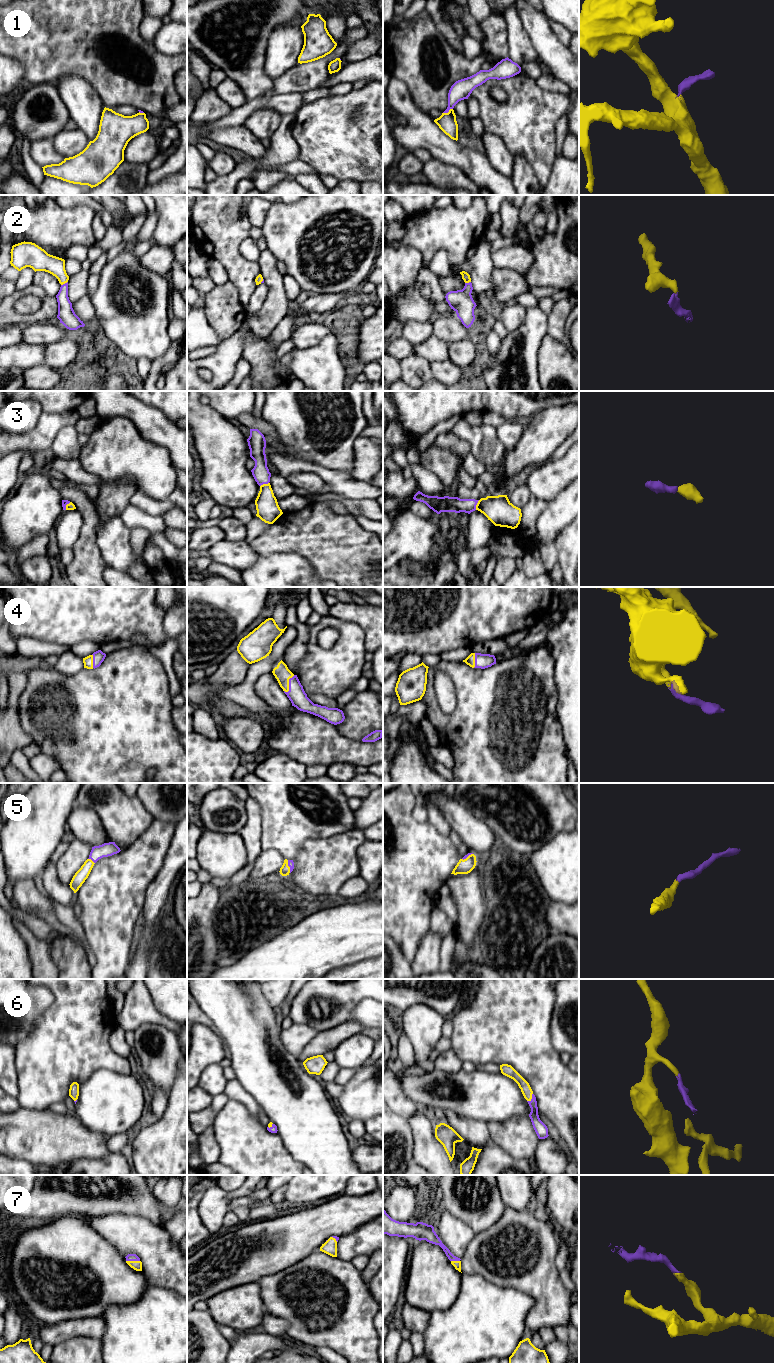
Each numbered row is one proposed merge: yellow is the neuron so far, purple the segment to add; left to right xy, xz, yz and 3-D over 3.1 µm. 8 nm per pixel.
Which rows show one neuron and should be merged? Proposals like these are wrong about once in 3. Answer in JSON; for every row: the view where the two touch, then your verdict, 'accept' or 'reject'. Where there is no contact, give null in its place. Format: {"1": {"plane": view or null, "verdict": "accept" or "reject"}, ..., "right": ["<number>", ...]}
{"1": {"plane": "yz", "verdict": "accept"}, "2": {"plane": "xy", "verdict": "accept"}, "3": {"plane": "yz", "verdict": "accept"}, "4": {"plane": "xz", "verdict": "accept"}, "5": {"plane": "xy", "verdict": "accept"}, "6": {"plane": "yz", "verdict": "accept"}, "7": {"plane": "xy", "verdict": "accept"}, "right": ["1", "2", "3", "4", "5", "6", "7"]}

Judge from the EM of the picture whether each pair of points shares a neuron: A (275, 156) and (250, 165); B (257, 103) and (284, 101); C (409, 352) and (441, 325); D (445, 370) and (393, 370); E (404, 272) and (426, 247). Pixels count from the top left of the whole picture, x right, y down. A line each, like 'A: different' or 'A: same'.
A: different
B: same
C: same
D: same
E: different

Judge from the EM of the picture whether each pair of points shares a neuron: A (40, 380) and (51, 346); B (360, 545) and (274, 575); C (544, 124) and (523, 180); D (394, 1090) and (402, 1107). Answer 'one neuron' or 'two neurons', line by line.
A: one neuron
B: two neurons
C: two neurons
D: one neuron

